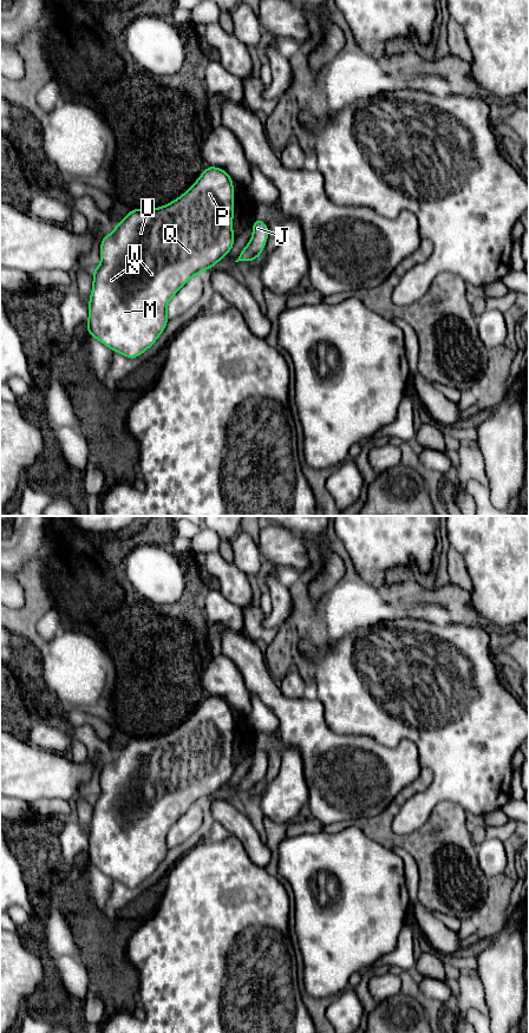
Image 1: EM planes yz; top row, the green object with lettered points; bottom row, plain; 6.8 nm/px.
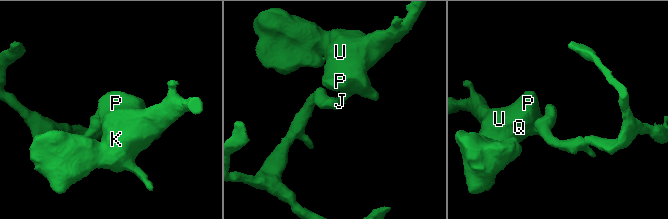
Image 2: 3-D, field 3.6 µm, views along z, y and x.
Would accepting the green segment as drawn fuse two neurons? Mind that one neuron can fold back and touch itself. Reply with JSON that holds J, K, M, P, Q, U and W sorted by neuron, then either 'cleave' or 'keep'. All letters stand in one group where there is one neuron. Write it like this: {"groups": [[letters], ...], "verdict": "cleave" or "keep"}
{"groups": [["J", "K", "M", "P", "Q", "U", "W"]], "verdict": "keep"}

